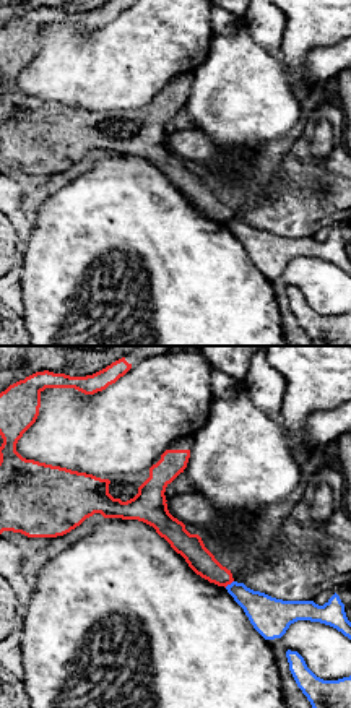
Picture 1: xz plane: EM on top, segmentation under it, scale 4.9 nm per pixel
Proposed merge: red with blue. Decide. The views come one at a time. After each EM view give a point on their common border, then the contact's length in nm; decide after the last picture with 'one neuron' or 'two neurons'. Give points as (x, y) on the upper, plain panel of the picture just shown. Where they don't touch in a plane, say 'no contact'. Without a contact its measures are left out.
meets red at (228, 220); contact 60 nm long

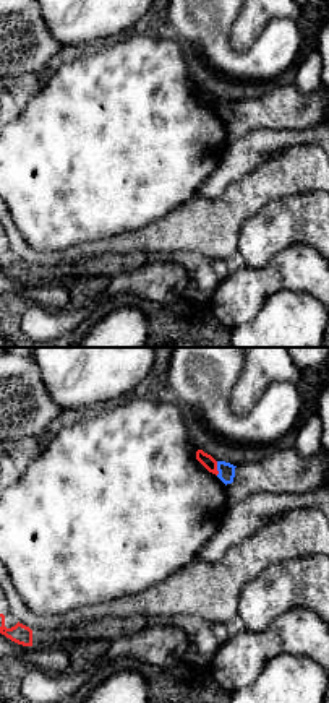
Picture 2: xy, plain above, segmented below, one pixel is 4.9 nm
meets red at (216, 104); contact 70 nm long

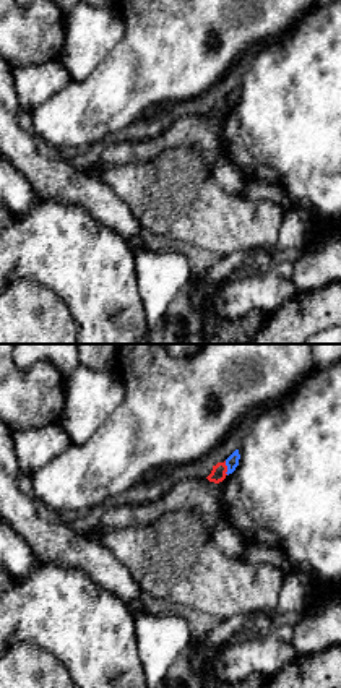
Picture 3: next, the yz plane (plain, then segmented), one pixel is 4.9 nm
meets red at (226, 104); contact 70 nm long

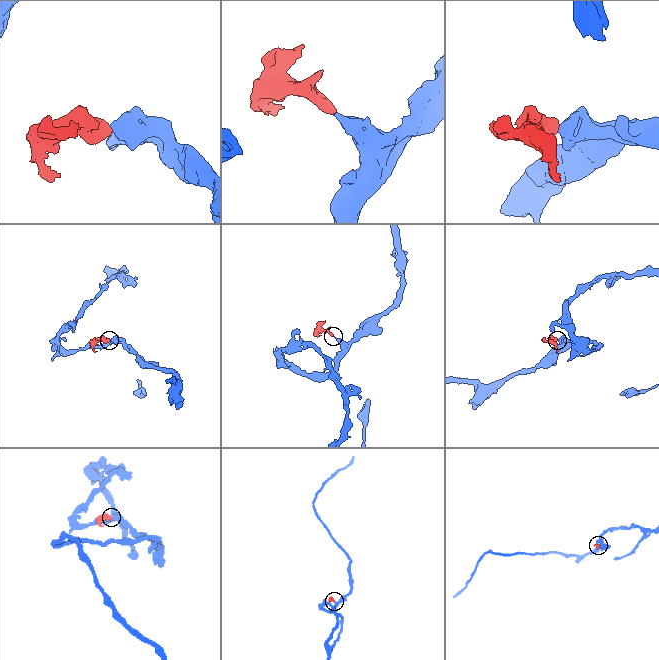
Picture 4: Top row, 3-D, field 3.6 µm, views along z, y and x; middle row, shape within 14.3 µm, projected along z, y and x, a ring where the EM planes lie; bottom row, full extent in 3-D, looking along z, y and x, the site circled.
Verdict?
two neurons

